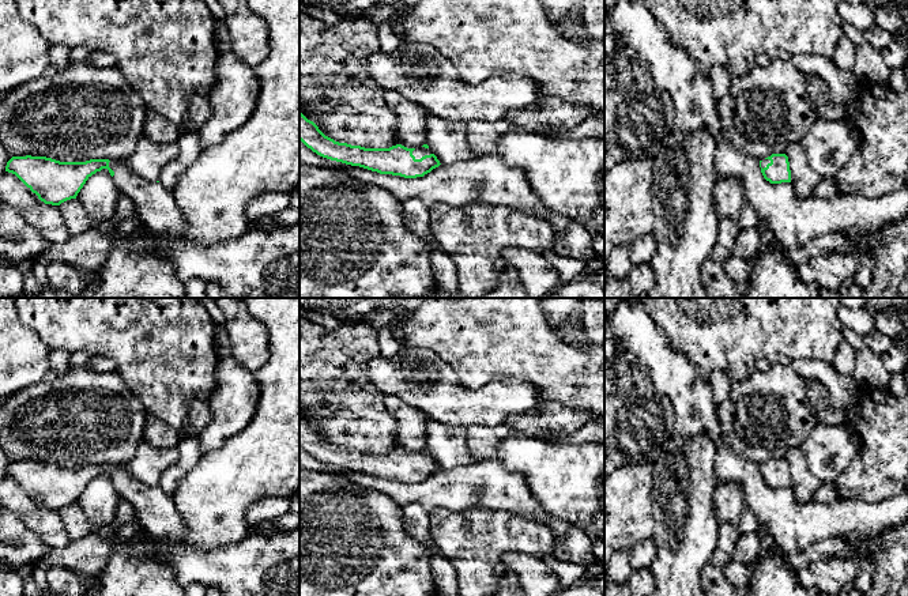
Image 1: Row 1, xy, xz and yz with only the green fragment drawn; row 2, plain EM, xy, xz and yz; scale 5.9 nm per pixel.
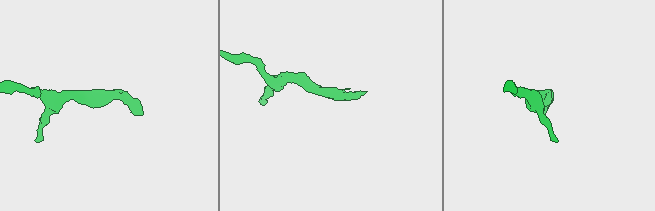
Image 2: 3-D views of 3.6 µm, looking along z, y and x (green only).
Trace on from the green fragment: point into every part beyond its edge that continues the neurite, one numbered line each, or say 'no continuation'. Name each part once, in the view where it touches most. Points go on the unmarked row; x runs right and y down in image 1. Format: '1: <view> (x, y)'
1: xz (418, 457)

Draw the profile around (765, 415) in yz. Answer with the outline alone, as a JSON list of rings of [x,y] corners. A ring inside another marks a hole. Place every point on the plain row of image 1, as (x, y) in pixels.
[[[781,365],[766,371],[757,370],[743,381],[732,381],[728,399],[717,404],[717,418],[726,444],[738,456],[758,465],[784,459],[791,448],[802,448],[820,425],[807,396],[807,378]]]

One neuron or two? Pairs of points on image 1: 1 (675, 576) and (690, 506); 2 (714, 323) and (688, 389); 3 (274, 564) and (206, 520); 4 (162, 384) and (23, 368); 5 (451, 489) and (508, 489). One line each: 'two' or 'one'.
1: one
2: two
3: two
4: two
5: one

